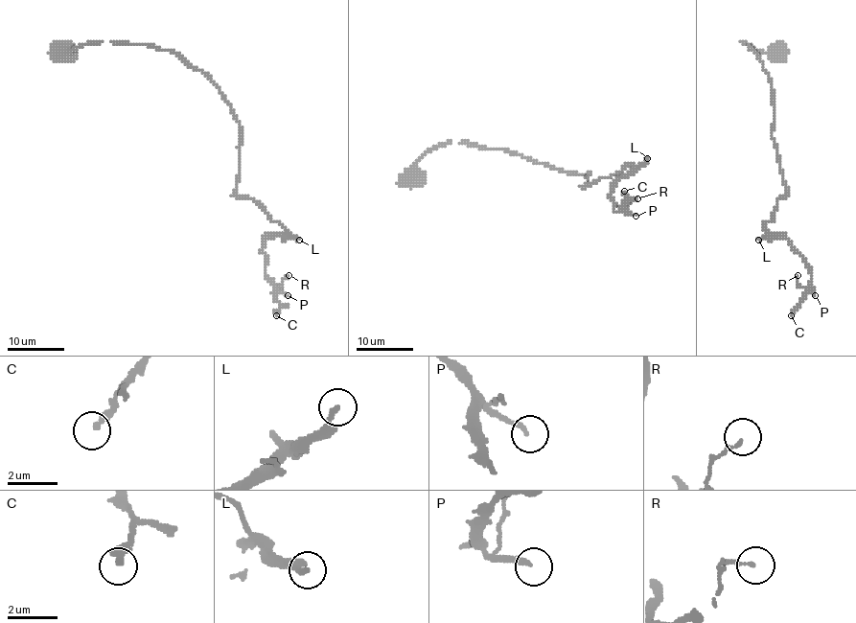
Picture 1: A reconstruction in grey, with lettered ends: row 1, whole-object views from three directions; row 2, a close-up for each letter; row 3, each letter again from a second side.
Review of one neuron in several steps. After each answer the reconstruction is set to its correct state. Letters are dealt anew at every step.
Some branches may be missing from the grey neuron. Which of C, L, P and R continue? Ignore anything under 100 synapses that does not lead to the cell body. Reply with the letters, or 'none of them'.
L

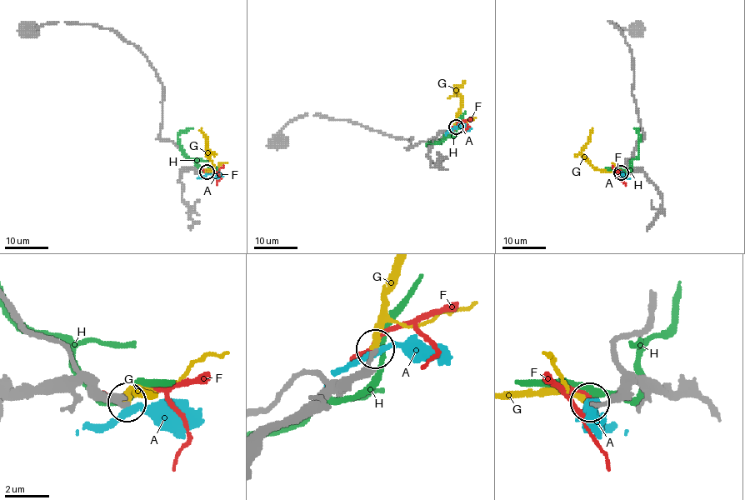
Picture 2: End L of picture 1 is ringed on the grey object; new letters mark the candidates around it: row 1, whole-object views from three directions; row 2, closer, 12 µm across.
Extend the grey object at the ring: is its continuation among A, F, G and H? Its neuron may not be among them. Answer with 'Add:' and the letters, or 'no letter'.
Add: G

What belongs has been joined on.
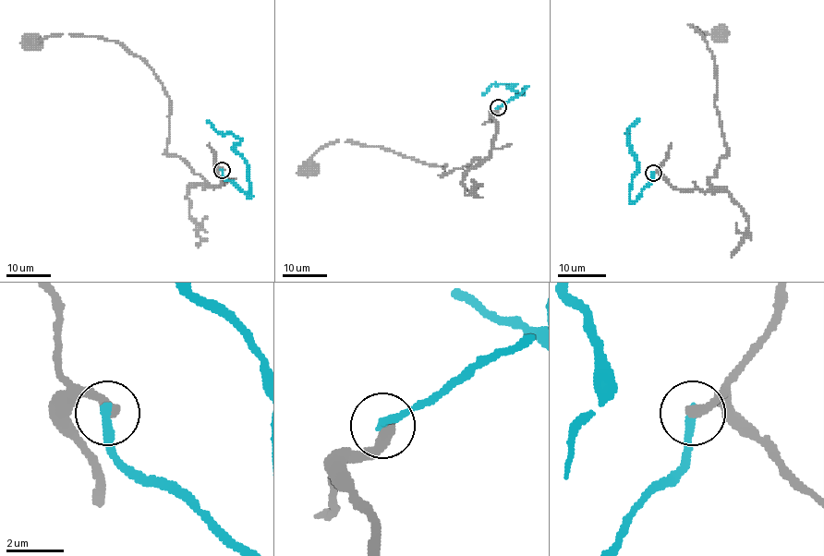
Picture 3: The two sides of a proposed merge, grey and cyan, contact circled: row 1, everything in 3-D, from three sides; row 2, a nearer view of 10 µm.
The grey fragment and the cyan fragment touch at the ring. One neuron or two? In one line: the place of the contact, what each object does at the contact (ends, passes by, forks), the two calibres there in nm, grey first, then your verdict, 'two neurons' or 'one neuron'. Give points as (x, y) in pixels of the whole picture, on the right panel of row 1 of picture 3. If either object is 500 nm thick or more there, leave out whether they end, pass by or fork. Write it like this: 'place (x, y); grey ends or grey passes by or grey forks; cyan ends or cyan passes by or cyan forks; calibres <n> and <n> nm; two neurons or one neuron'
place (653, 173); grey ends; cyan ends; calibres 380 and 320 nm; two neurons

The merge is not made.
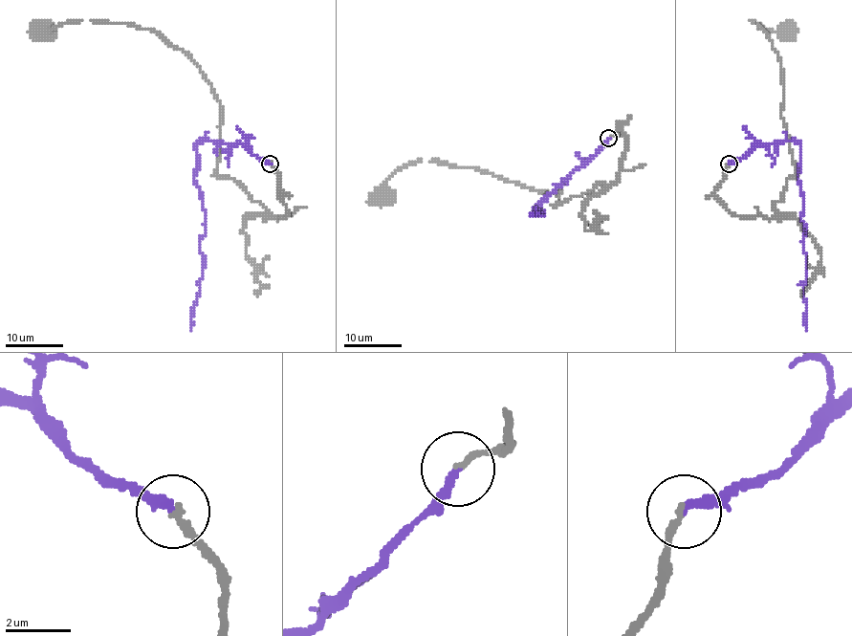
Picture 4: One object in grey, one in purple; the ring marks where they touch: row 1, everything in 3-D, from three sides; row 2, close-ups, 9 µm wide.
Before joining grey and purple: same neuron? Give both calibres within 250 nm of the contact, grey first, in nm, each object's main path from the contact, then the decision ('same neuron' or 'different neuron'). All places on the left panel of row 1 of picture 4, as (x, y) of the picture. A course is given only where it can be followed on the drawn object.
200/260 nm | grey via (270, 163), (287, 208), (276, 219), (216, 173), (222, 107), (182, 50), (134, 25), (78, 21), (42, 28) | purple via (270, 163), (244, 144), (202, 140), (196, 145), (205, 235), (191, 330) | same neuron

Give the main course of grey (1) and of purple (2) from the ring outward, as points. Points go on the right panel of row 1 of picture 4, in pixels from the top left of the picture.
1: (728, 163), (715, 196), (739, 216), (770, 219), (796, 173), (778, 54), (750, 21), (773, 31), (790, 28)
2: (728, 163), (742, 159), (756, 144), (794, 140), (799, 145), (807, 330)

